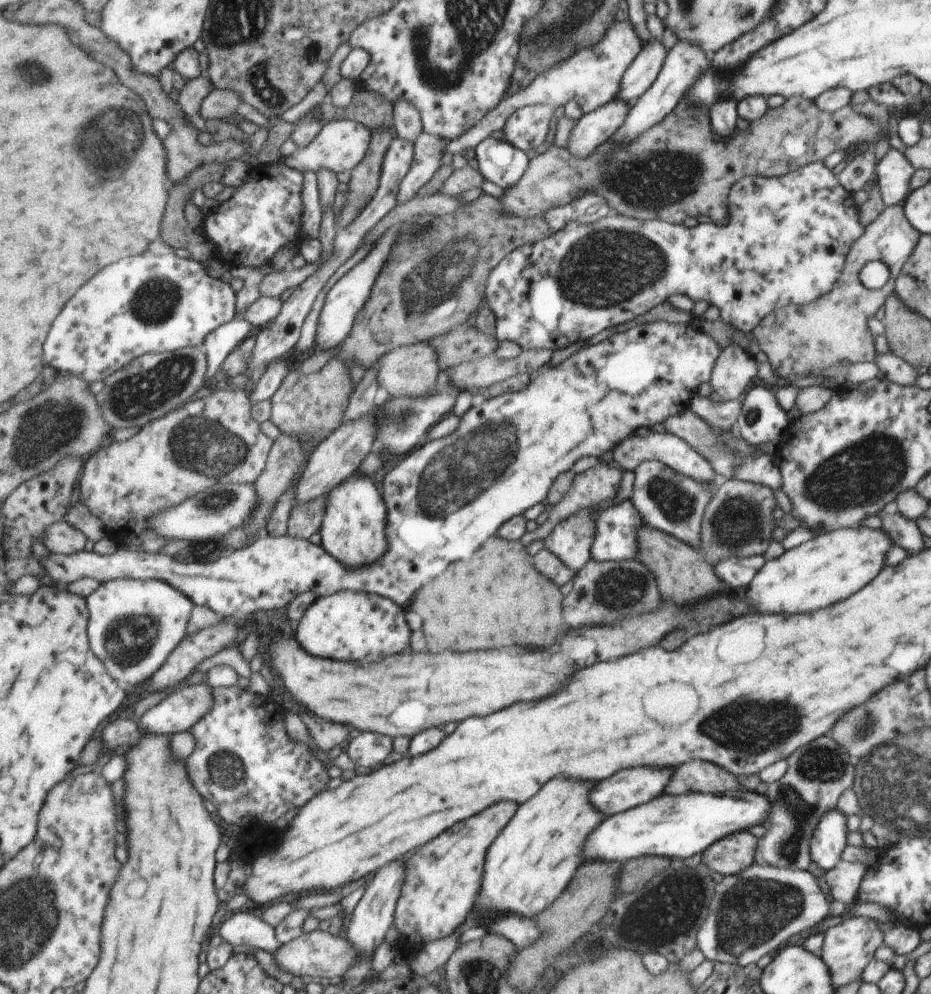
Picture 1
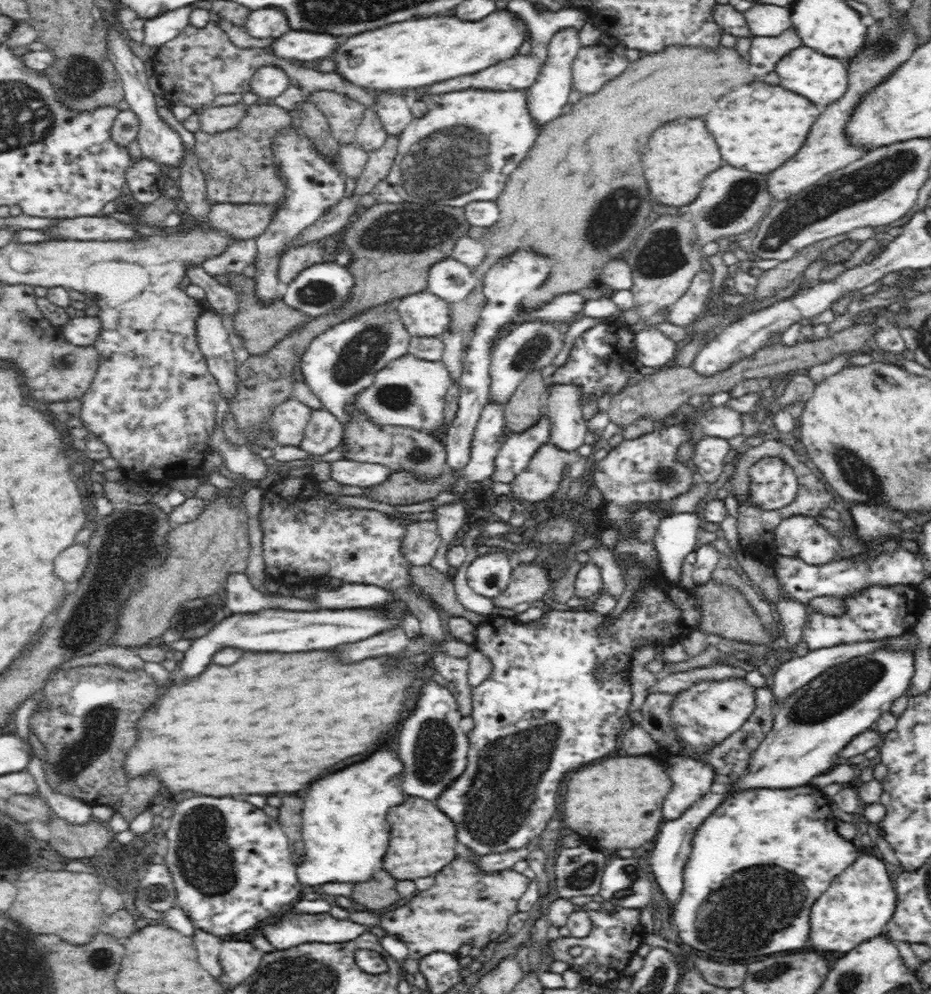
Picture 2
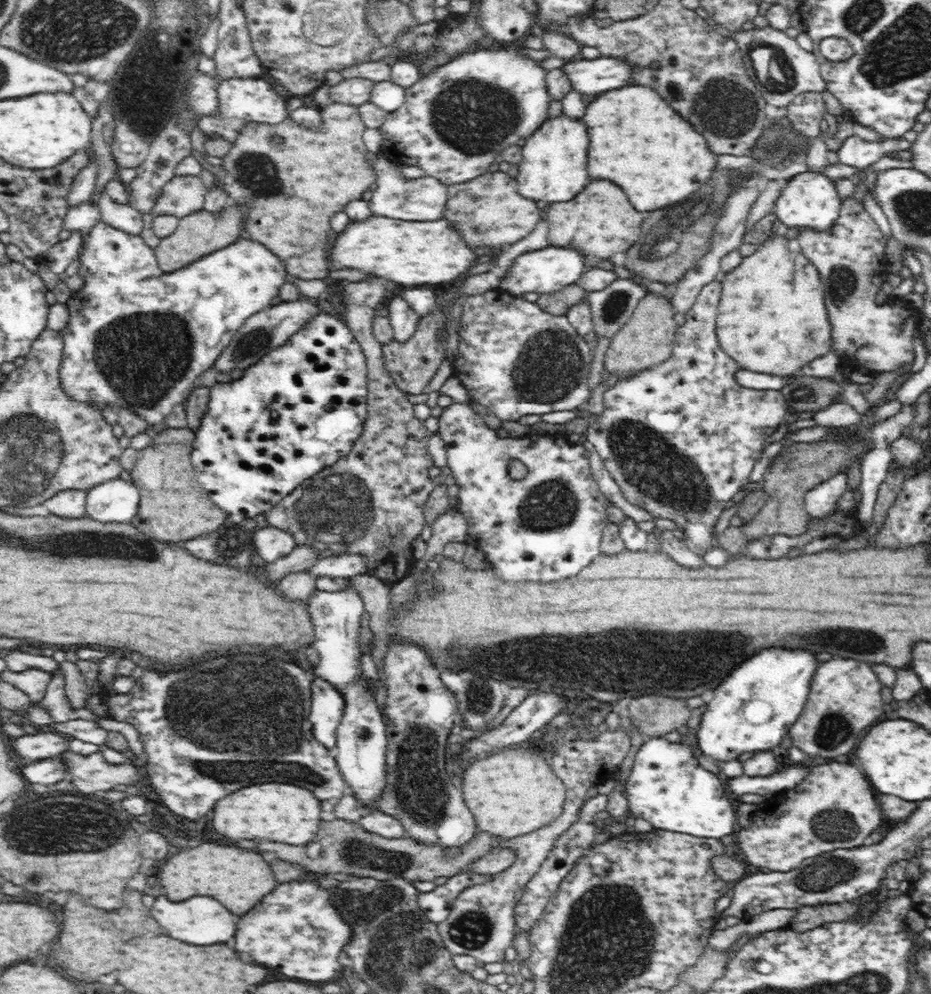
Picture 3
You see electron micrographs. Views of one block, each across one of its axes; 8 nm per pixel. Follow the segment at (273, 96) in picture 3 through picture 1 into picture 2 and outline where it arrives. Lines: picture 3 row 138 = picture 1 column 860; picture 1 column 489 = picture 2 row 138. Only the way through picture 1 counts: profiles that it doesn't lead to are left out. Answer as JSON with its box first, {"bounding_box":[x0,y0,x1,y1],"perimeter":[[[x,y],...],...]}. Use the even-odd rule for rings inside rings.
{"bounding_box":[251,127,347,306],"perimeter":[[[294,127],[294,132],[290,132],[290,136],[282,136],[282,148],[278,148],[278,164],[282,164],[281,176],[286,176],[285,180],[290,180],[290,192],[277,204],[274,220],[256,238],[257,257],[254,260],[254,273],[251,273],[255,280],[255,298],[263,306],[269,306],[283,298],[278,290],[281,257],[302,231],[344,198],[344,183],[347,178],[342,169],[321,156],[300,128]]]}

